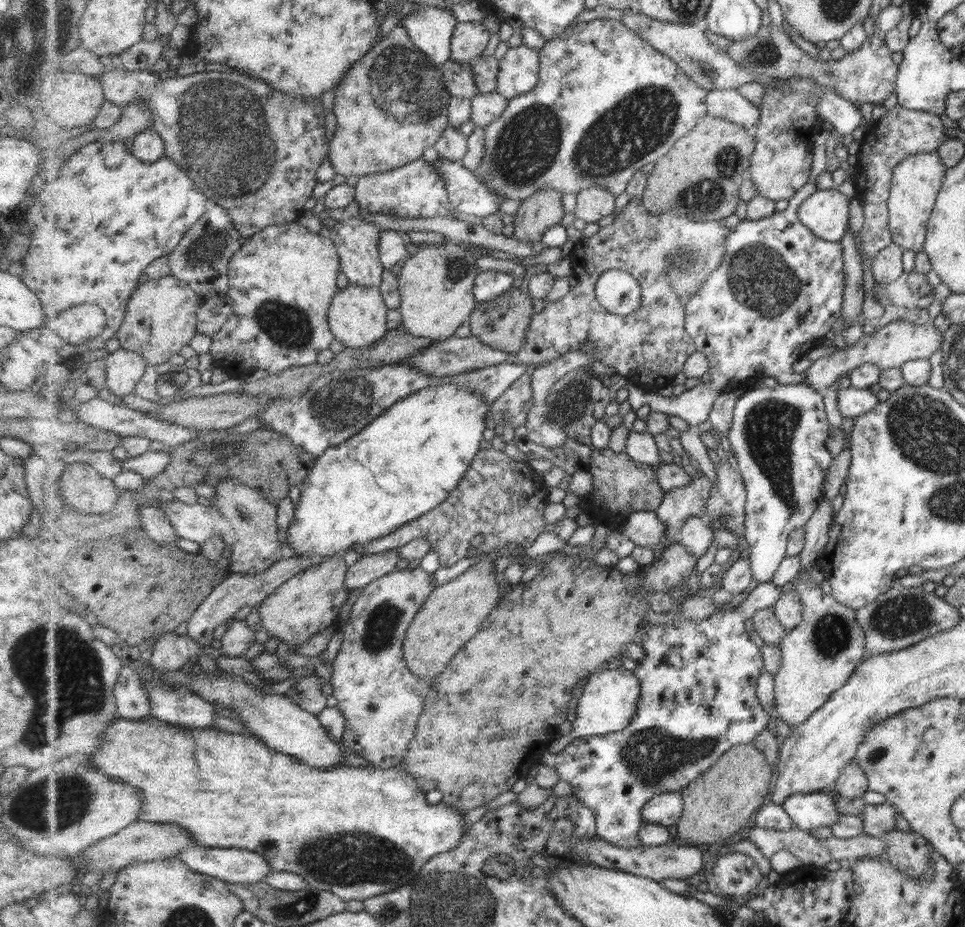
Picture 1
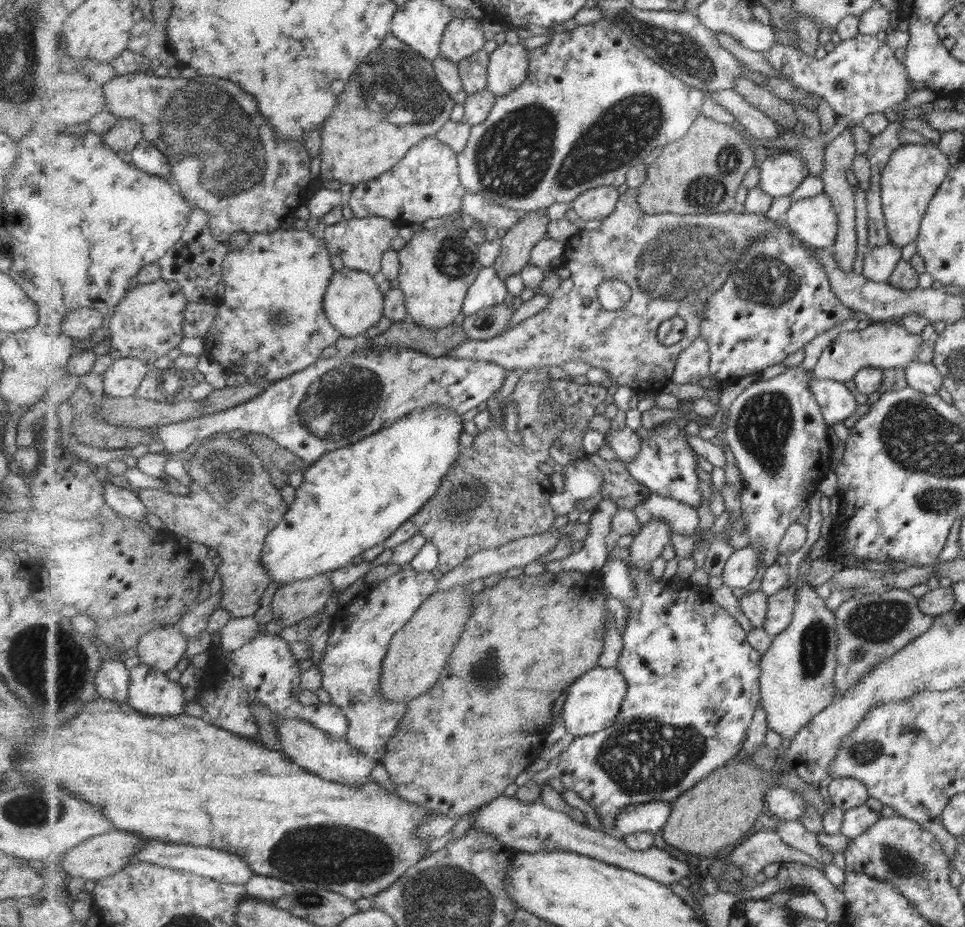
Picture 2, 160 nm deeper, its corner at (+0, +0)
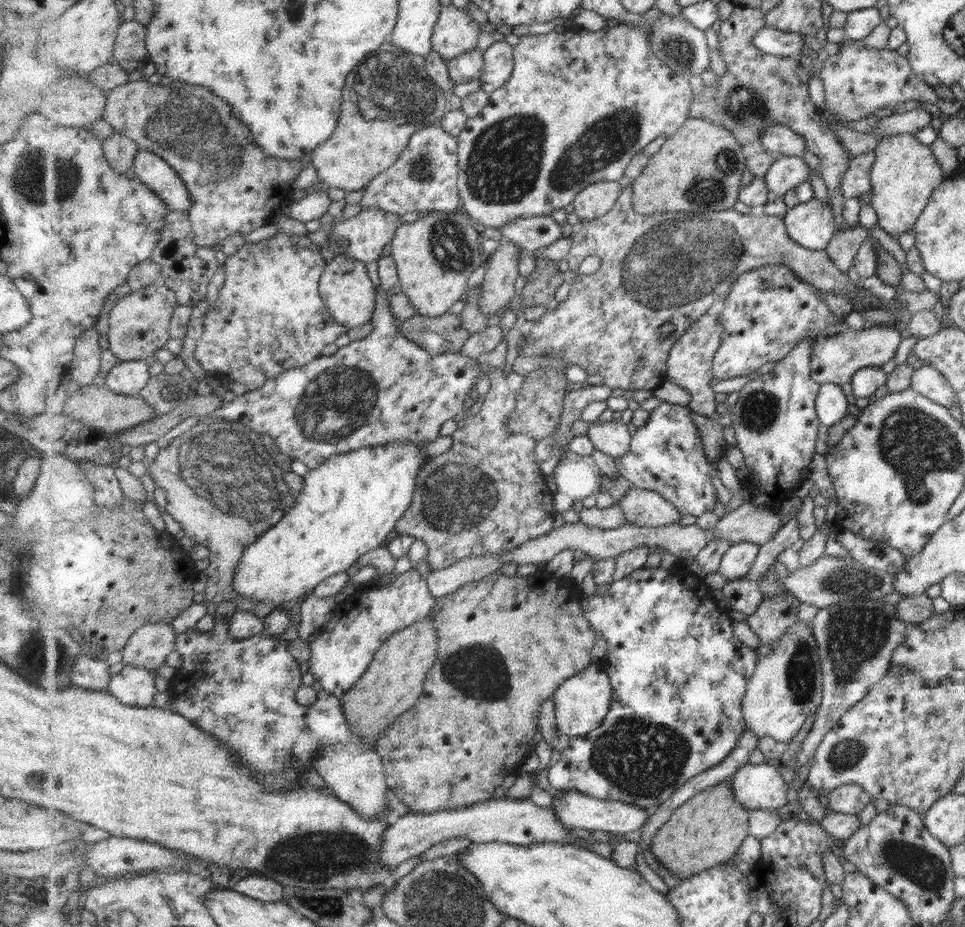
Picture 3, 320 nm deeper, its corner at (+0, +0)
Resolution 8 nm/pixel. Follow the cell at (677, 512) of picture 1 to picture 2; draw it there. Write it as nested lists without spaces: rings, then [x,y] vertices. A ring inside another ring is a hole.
[[[653,519],[634,537],[626,560],[634,568],[651,568],[651,562],[657,560],[665,546],[672,545],[672,526],[661,519]]]

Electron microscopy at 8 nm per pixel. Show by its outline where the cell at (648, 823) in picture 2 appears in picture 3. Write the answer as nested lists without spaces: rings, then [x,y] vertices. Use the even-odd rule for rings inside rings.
[[[561,790],[558,795],[553,797],[551,807],[557,818],[568,828],[584,828],[588,831],[603,830],[619,833],[623,837],[636,836],[648,819],[647,808],[627,804],[620,800],[598,799],[583,795],[578,790]]]

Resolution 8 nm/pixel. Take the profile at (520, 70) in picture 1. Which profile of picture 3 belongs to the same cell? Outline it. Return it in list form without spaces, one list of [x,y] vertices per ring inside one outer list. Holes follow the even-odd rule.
[[[495,41],[484,51],[484,71],[481,73],[480,88],[492,93],[508,83],[515,68],[514,46],[504,41]]]

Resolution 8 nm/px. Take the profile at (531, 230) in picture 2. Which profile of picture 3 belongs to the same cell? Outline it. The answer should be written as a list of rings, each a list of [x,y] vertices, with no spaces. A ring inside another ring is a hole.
[[[508,242],[499,246],[495,254],[487,257],[488,267],[481,284],[483,296],[478,304],[483,313],[494,317],[517,295],[515,280],[520,276],[521,251],[521,247]]]

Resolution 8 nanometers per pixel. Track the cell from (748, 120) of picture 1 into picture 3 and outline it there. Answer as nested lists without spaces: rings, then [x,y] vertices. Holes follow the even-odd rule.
[[[778,122],[766,128],[760,142],[766,152],[775,156],[801,157],[807,149],[806,140],[798,132]]]

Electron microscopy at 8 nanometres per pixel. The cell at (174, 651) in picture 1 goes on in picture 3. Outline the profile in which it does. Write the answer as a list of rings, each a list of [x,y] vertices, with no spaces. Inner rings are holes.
[[[151,623],[138,628],[121,650],[125,665],[157,669],[175,650],[177,632],[167,623]]]

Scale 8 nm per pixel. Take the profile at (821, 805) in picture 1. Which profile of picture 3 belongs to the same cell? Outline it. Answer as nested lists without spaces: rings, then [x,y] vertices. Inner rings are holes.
[[[747,763],[729,779],[734,797],[749,810],[783,808],[789,784],[781,778],[782,768],[766,763]]]

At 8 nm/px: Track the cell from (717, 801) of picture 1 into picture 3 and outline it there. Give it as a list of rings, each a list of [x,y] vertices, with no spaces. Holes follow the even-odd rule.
[[[725,780],[723,783],[718,783],[716,786],[696,793],[685,804],[677,807],[670,819],[656,832],[652,839],[652,845],[649,847],[662,866],[682,880],[715,868],[726,860],[732,860],[749,835],[750,810],[734,797],[731,783],[729,780]]]

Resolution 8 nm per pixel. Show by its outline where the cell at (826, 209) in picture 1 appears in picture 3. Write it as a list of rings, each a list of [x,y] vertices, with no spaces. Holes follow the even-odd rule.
[[[817,199],[790,208],[784,221],[789,237],[813,251],[825,250],[837,230],[832,207]]]

